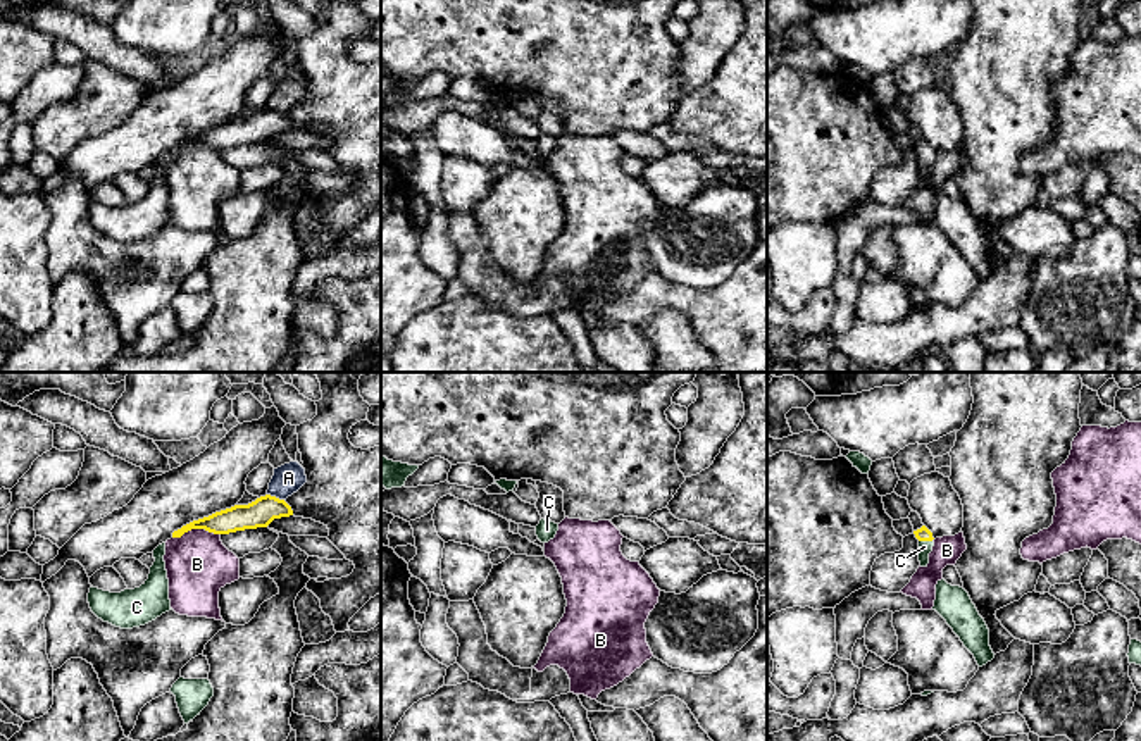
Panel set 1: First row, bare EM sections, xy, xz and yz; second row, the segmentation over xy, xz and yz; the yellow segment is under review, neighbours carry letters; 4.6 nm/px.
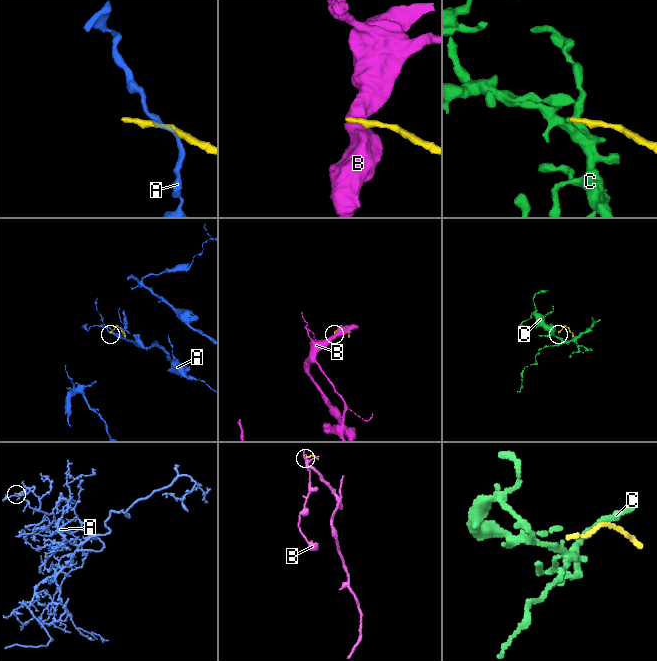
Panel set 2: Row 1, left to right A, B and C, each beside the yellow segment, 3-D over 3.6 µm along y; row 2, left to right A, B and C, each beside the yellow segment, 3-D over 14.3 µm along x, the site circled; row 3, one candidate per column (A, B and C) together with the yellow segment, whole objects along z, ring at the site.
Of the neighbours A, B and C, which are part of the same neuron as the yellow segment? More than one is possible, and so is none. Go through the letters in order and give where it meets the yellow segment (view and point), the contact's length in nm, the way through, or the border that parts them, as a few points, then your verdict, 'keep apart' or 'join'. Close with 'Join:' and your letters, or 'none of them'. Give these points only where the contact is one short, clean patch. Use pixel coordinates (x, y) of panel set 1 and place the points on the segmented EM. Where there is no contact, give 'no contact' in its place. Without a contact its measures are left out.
A: contact xy (274, 497); length 90 nm; border xy (268, 493), (283, 500); keep apart
B: contact xy (195, 528); length 220 nm; border xy (219, 533), (188, 529), (173, 538); keep apart
C: contact yz (926, 540); length 60 nm; way yz (922, 535), (926, 540), (924, 547); join
Join: C

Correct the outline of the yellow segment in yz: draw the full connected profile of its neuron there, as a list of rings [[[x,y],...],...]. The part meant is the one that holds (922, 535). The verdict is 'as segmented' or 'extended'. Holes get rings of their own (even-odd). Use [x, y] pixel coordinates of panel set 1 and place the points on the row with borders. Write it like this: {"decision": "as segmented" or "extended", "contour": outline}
{"decision": "extended", "contour": [[[922,526],[920,529],[913,531],[913,534],[919,539],[919,562],[920,562],[920,567],[927,567],[929,553],[932,551],[932,546],[934,546],[932,532],[926,526]]]}

